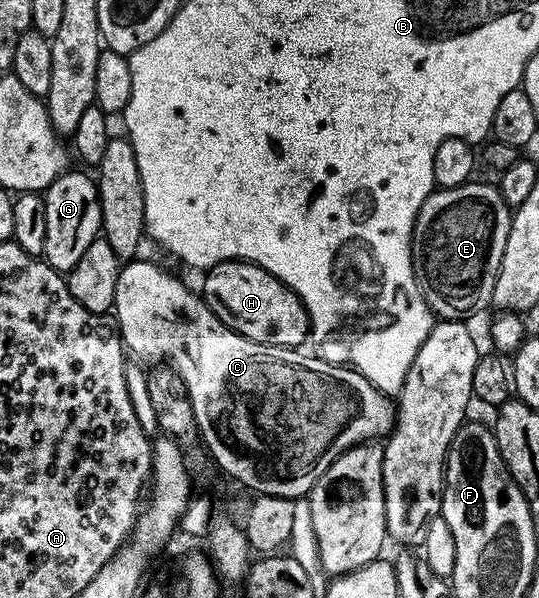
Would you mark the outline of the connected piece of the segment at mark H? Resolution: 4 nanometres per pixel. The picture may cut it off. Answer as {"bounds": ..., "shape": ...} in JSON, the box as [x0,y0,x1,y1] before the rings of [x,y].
{"bounds":[202,259,310,349],"shape":[[[227,259],[224,263],[207,268],[205,275],[208,276],[204,279],[202,290],[204,304],[234,333],[255,343],[293,349],[299,348],[304,338],[309,338],[310,324],[304,303],[281,279],[257,263]]]}

